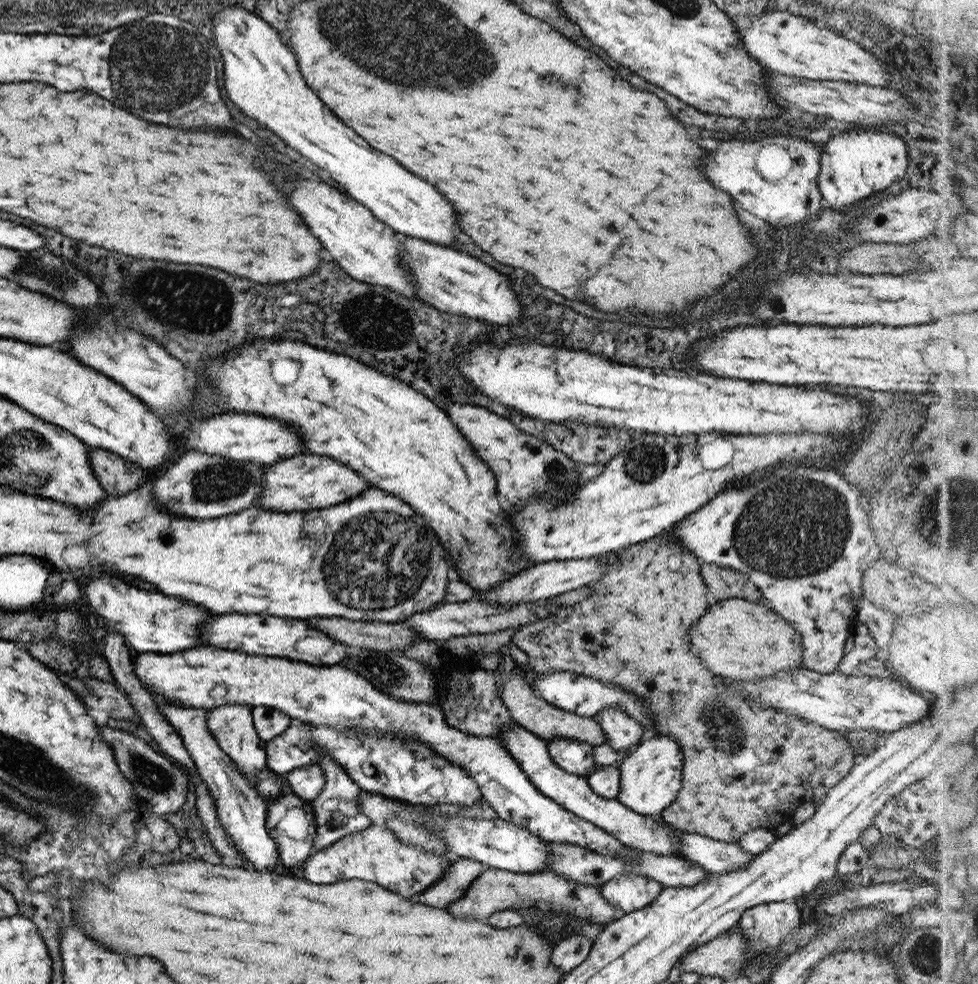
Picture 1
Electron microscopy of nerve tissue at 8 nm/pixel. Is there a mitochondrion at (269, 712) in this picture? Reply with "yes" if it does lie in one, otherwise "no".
no

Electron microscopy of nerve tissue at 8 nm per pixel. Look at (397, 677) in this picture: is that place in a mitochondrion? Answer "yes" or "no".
yes

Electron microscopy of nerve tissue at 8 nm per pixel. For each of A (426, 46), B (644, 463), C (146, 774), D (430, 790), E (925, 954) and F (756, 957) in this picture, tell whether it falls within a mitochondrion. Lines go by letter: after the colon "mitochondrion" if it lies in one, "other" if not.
A: mitochondrion
B: mitochondrion
C: mitochondrion
D: other
E: mitochondrion
F: other

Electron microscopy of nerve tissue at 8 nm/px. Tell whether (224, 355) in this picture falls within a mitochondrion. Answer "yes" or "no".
no

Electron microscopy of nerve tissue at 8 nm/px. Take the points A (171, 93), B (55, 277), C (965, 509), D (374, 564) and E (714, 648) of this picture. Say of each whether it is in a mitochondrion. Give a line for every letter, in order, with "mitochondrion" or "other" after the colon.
A: mitochondrion
B: mitochondrion
C: mitochondrion
D: mitochondrion
E: other

